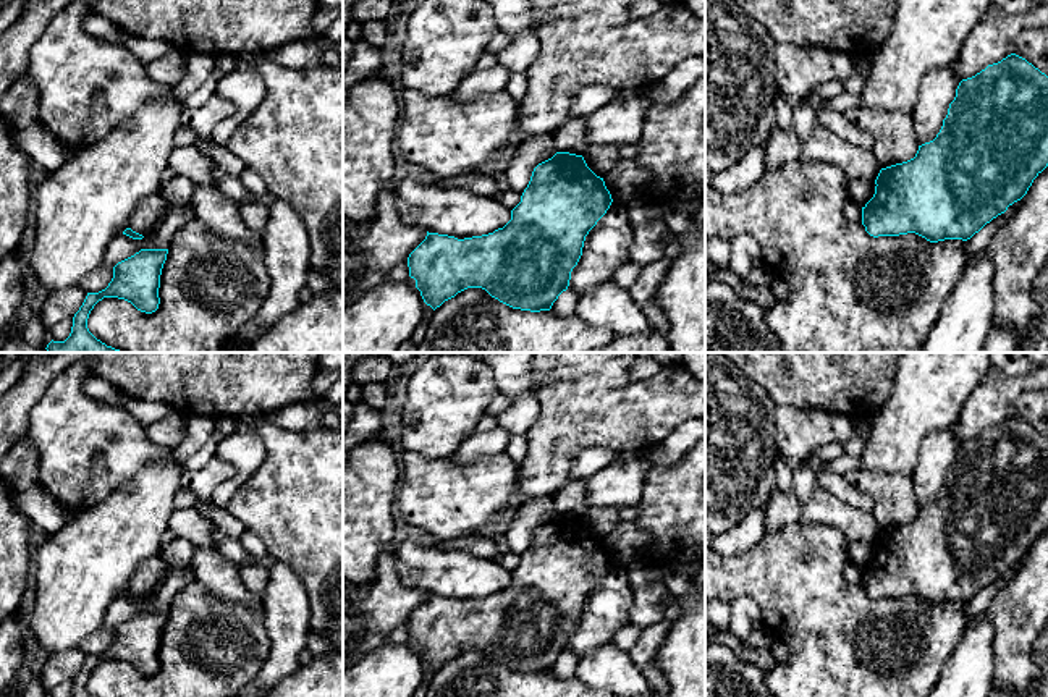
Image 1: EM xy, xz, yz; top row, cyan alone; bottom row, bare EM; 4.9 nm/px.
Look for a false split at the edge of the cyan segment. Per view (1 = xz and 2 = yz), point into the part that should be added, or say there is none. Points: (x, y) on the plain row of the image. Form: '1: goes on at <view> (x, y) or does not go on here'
1: does not go on here
2: does not go on here

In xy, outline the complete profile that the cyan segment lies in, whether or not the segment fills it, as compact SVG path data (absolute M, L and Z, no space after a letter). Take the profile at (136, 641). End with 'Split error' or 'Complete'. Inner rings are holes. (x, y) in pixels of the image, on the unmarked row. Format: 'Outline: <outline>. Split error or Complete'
Outline: M141 611L113 629L113 640L99 655L87 655L82 668L73 679L70 697L92 697L87 681L94 668L104 660L118 660L131 665L137 673L152 676L158 671L160 637L168 611Z. Complete

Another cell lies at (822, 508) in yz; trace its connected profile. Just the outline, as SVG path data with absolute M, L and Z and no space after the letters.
M817 485L801 509L801 521L839 529L847 542L877 542L880 527L872 513L860 511Z

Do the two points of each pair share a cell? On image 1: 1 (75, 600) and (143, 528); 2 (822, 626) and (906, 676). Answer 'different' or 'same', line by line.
1: same
2: same

